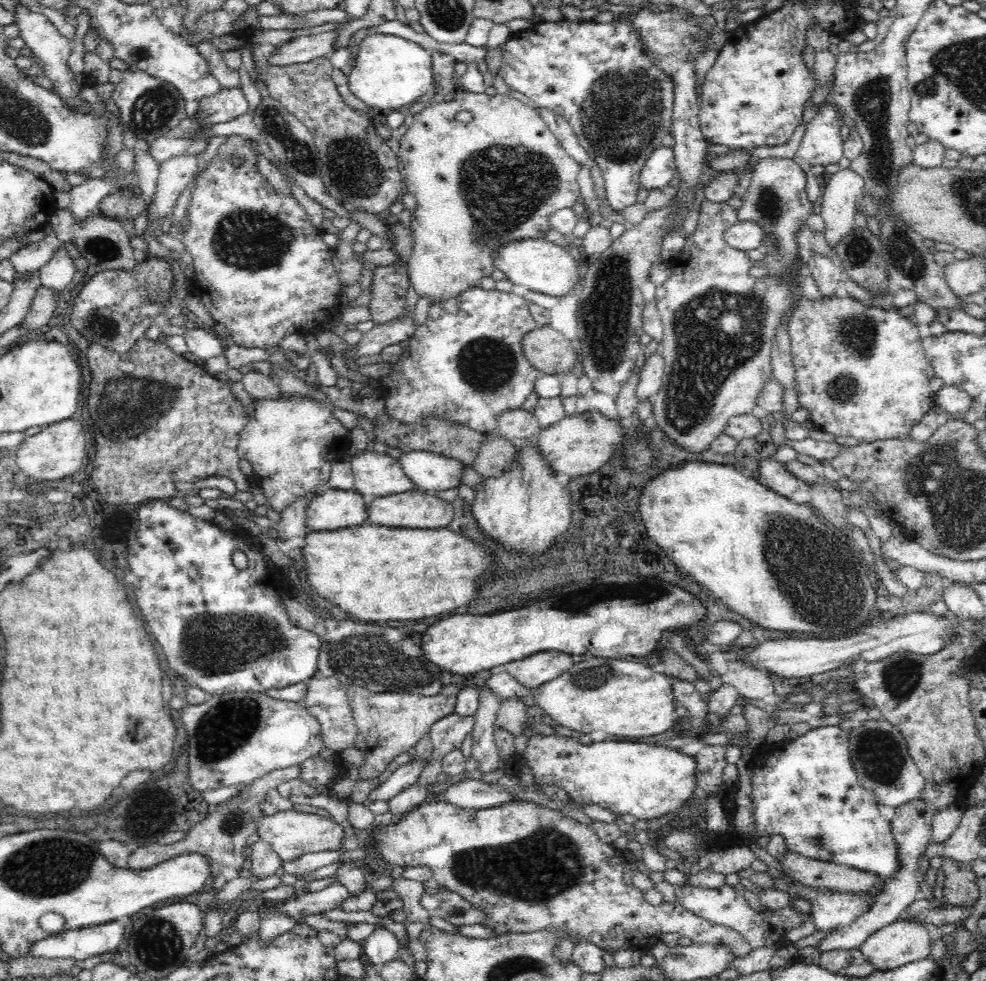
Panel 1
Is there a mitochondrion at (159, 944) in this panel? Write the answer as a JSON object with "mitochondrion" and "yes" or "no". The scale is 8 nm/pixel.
{"mitochondrion":"yes"}

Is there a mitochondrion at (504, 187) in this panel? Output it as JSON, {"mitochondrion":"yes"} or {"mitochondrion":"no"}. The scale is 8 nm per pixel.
{"mitochondrion":"yes"}

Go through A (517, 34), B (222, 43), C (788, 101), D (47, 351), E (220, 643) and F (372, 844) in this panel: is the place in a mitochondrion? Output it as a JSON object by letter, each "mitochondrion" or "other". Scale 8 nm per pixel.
{"A":"other","B":"other","C":"other","D":"other","E":"mitochondrion","F":"other"}

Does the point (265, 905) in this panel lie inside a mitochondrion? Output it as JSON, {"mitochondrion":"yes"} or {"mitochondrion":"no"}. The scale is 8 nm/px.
{"mitochondrion":"no"}

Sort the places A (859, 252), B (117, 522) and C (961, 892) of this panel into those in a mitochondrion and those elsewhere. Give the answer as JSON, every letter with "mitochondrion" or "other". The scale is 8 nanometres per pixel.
{"A":"mitochondrion","B":"other","C":"other"}

